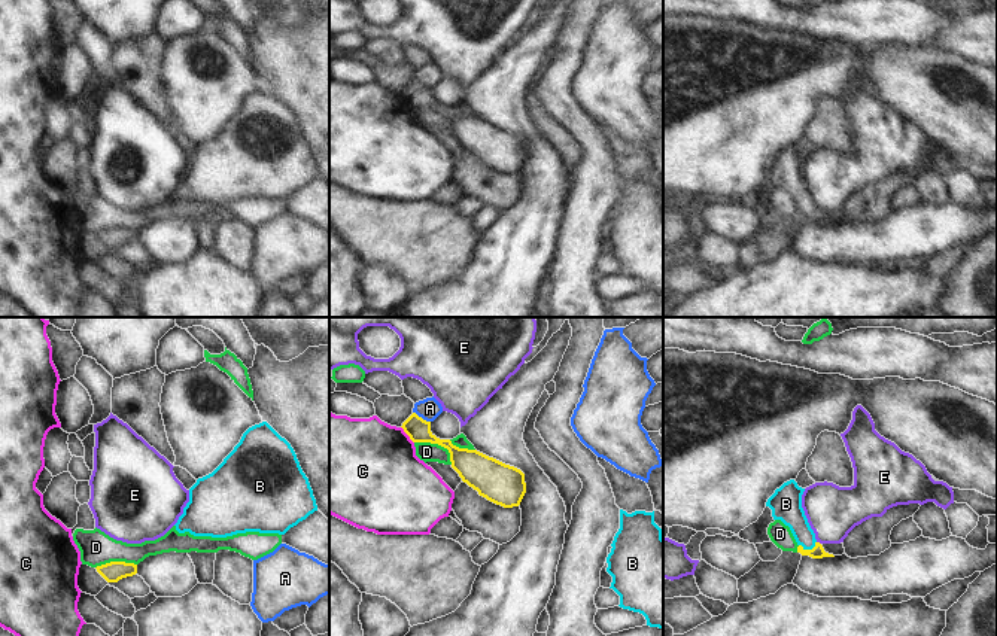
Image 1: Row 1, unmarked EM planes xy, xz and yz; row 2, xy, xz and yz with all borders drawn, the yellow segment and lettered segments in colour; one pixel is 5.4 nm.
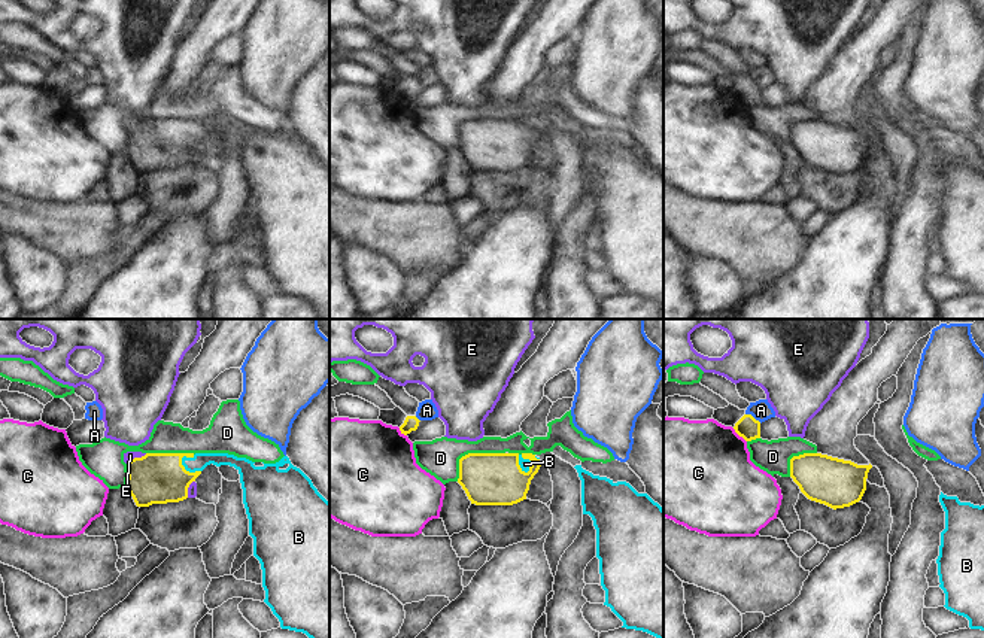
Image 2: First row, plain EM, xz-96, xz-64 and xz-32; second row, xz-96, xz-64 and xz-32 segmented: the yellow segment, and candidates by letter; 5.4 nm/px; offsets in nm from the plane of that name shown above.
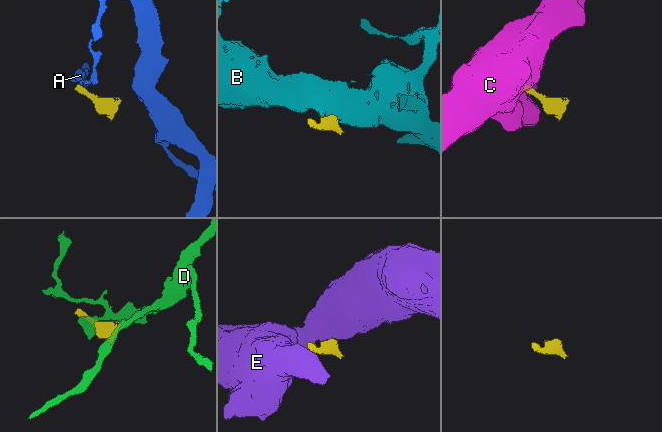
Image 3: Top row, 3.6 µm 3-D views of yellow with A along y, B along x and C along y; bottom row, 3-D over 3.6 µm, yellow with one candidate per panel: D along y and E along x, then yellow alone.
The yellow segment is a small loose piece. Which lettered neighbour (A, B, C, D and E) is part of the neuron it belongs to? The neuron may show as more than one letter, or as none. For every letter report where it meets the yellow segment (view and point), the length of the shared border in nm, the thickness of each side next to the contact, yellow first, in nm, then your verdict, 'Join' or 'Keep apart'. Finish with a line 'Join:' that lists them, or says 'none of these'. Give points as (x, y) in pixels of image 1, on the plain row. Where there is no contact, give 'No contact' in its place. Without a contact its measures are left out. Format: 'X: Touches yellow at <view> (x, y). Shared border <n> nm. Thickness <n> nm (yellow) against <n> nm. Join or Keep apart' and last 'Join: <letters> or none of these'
A: Touches yellow at xz (421, 84). Shared border 110 nm. Thickness 130 nm (yellow) against 120 nm. Keep apart
B: Touches yellow at yz (808, 216). Shared border 100 nm. Thickness 70 nm (yellow) against 150 nm. Join
C: Touches yellow at xz (407, 100). Shared border 120 nm. Thickness 130 nm (yellow) against 480 nm. Keep apart
D: Touches yellow at xz (438, 110). Shared border 240 nm. Thickness 190 nm (yellow) against 110 nm. Keep apart
E: Touches yellow at yz (818, 209). Shared border 30 nm. Thickness 70 nm (yellow) against 280 nm. Keep apart
Join: B.

